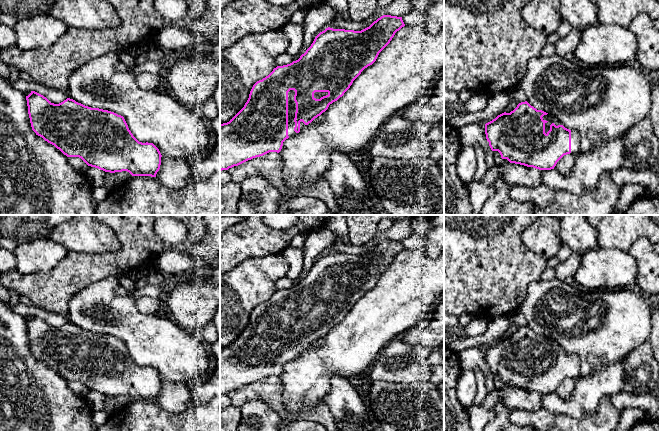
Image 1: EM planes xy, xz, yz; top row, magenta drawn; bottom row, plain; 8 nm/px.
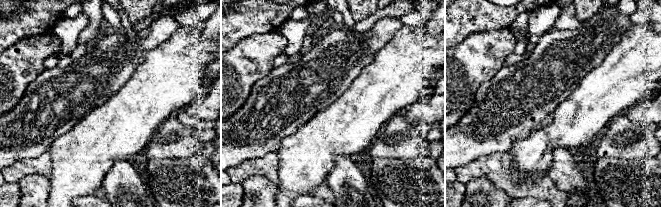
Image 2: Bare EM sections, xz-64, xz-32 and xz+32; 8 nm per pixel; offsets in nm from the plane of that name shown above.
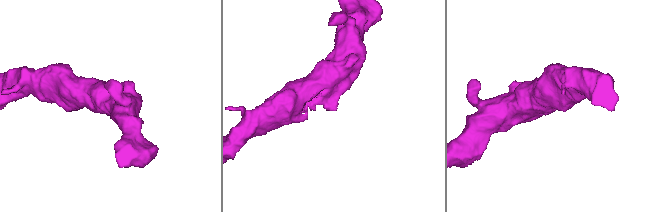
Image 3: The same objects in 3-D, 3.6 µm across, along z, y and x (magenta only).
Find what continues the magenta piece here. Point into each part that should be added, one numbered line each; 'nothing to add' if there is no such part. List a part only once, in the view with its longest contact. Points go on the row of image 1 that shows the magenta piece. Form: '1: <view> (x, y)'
1: xz (291, 103)

